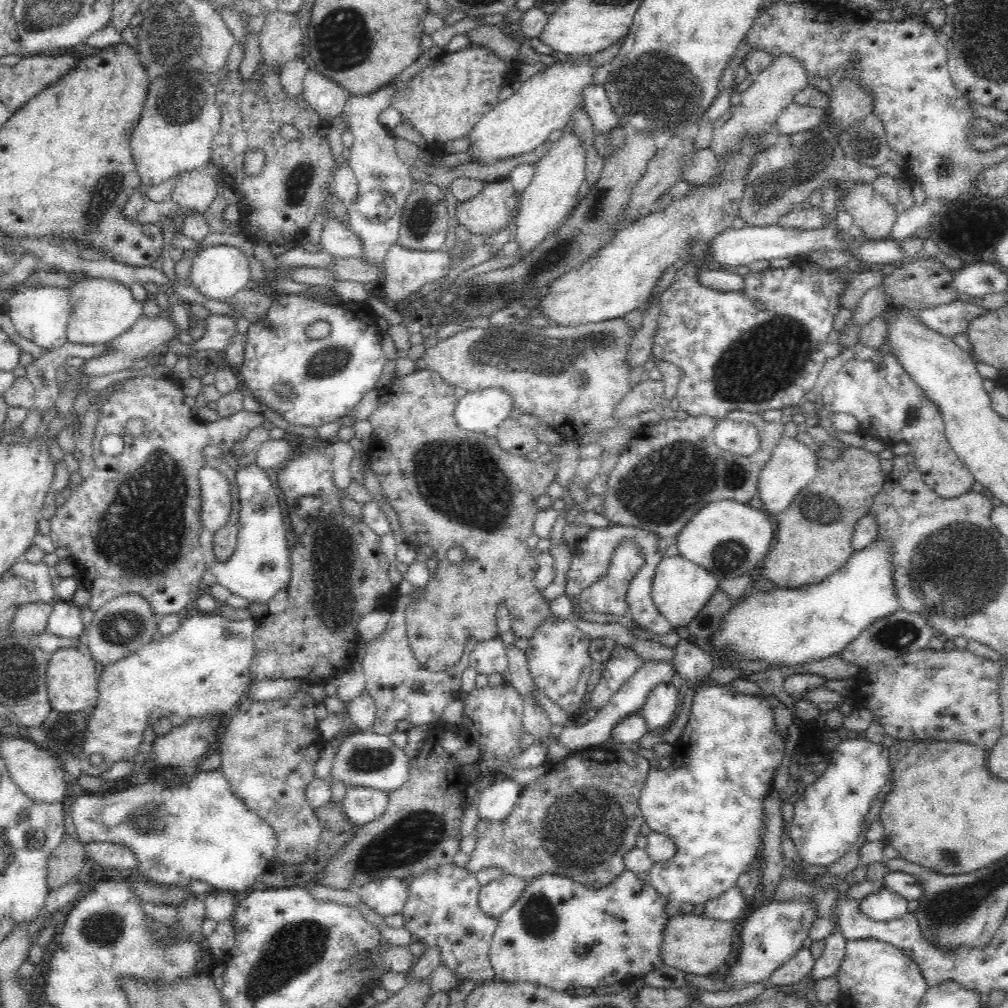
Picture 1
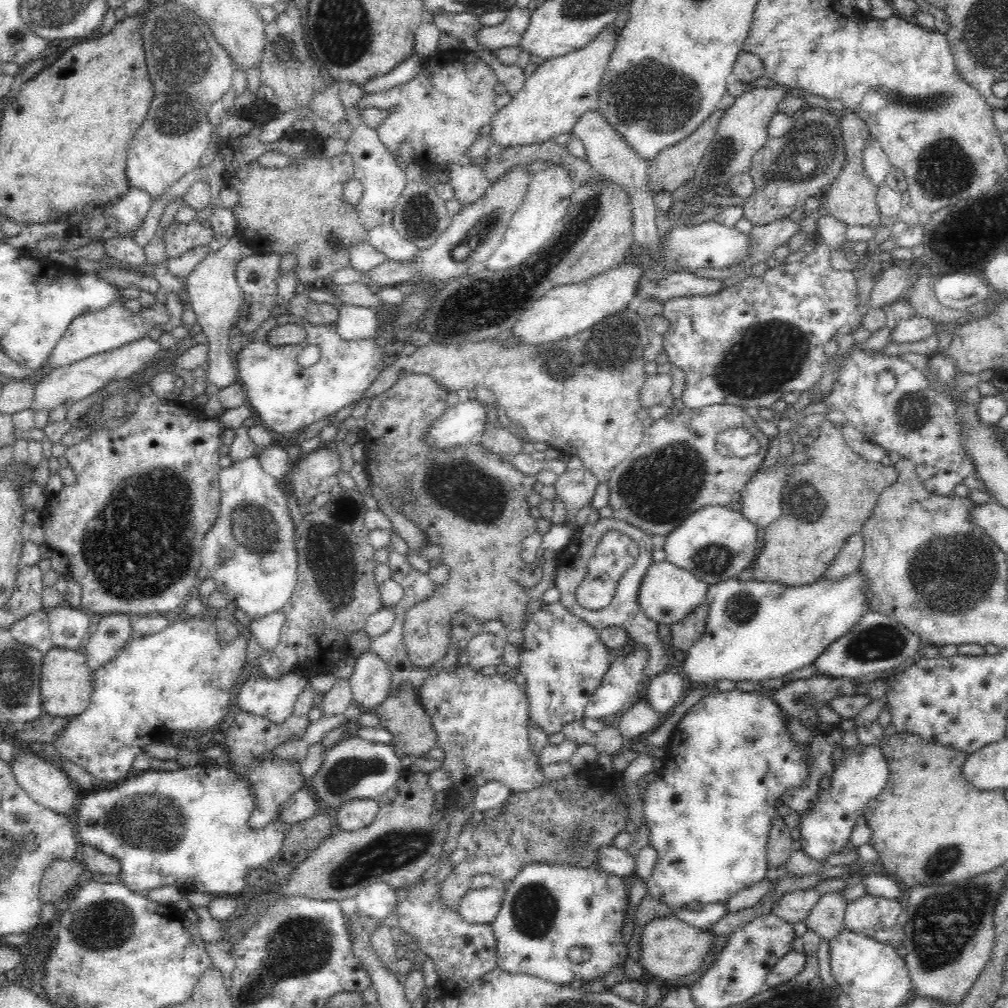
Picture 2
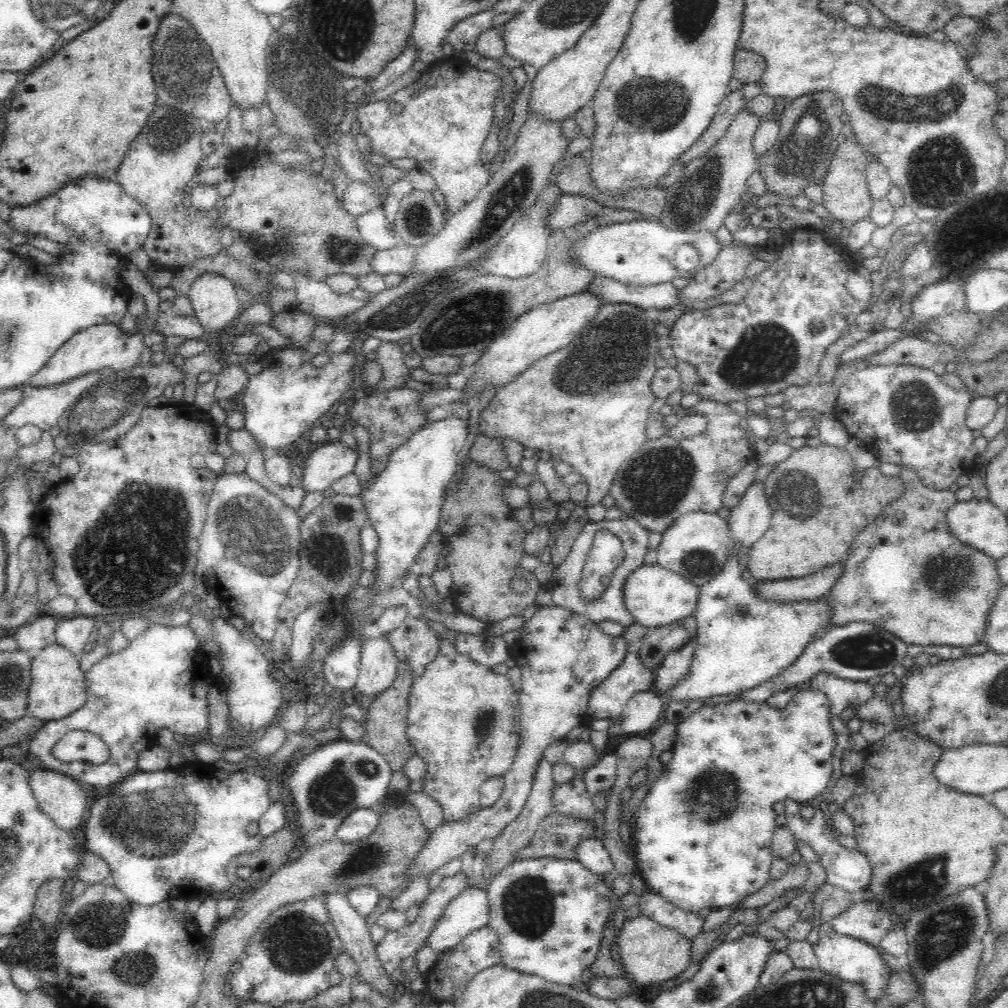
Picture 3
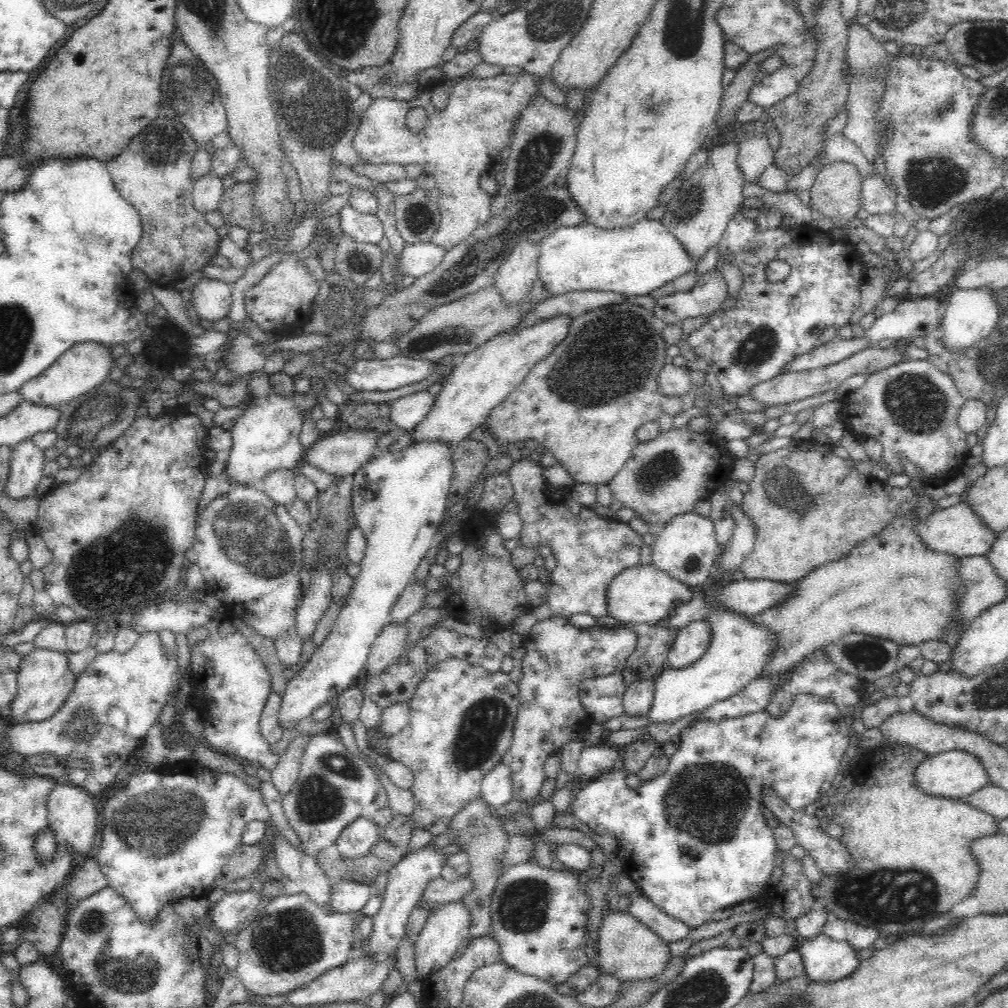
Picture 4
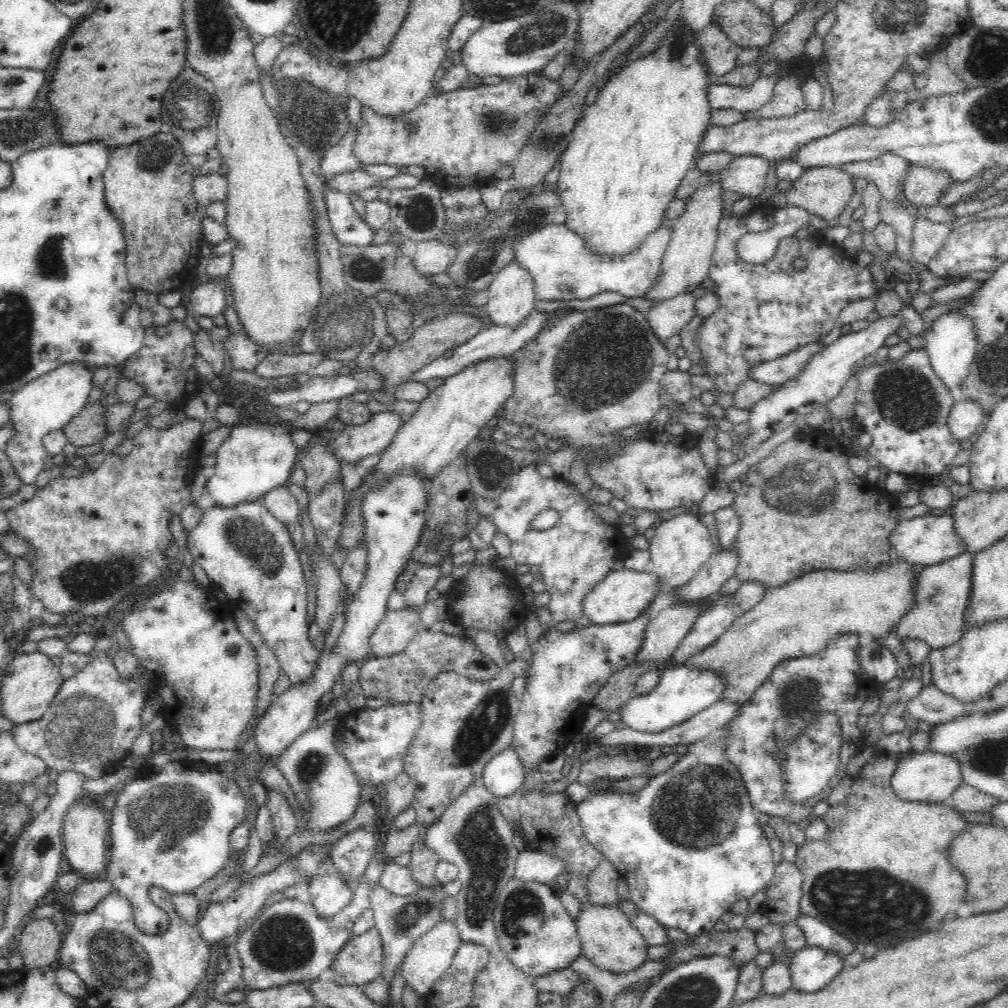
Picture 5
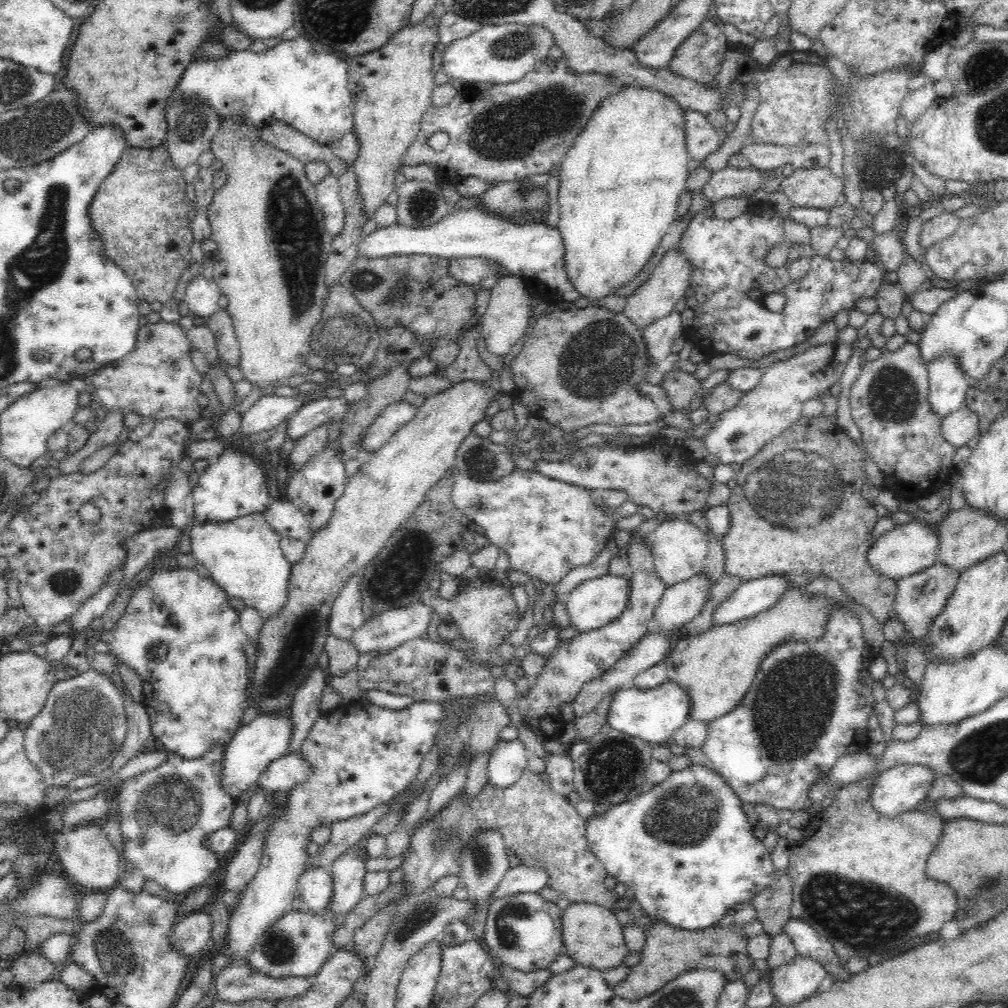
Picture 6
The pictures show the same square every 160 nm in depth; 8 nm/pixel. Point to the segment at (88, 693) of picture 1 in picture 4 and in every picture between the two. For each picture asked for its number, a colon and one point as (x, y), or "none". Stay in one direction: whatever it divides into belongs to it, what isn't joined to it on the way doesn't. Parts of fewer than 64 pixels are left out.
2: (66, 688)
3: (58, 687)
4: (44, 681)

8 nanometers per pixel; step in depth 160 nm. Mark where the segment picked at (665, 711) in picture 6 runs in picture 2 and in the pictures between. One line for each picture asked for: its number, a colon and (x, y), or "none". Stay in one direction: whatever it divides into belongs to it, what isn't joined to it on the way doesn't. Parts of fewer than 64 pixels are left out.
2: (755, 630)
3: (741, 641)
4: (739, 650)
5: (681, 692)

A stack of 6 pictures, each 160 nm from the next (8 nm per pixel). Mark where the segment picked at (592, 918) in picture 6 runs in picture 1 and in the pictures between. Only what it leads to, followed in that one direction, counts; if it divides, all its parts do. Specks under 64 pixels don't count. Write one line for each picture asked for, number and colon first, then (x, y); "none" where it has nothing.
1: (696, 945)
2: (669, 949)
3: (650, 953)
4: (627, 949)
5: (607, 938)

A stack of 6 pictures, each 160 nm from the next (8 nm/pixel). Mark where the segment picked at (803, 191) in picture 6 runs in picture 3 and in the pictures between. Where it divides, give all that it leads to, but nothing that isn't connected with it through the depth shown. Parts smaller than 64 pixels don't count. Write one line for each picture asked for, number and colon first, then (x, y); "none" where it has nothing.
3: (845, 195)
4: (835, 195)
5: (824, 191)

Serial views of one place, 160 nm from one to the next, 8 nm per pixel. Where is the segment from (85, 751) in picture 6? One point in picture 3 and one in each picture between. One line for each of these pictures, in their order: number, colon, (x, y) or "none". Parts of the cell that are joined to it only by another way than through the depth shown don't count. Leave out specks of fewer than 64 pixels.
3: (159, 681)
4: (116, 699)
5: (94, 719)

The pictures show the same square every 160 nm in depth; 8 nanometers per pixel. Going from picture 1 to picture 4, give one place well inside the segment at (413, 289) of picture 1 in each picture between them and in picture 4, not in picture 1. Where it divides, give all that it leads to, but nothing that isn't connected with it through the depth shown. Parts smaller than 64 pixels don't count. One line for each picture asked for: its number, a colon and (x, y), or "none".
2: (383, 237)
3: (373, 226)
4: (366, 228)

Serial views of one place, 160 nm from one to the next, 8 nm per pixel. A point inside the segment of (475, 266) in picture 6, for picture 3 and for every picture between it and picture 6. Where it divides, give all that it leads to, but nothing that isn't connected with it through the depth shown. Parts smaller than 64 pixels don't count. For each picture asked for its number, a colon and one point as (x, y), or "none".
3: (398, 260)
4: (418, 259)
5: (431, 257)

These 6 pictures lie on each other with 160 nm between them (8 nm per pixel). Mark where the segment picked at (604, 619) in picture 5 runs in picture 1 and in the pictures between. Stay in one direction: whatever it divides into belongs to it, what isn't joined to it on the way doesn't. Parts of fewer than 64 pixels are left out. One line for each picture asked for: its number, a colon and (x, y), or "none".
1: (680, 589)
2: (667, 594)
3: (654, 597)
4: (644, 594)

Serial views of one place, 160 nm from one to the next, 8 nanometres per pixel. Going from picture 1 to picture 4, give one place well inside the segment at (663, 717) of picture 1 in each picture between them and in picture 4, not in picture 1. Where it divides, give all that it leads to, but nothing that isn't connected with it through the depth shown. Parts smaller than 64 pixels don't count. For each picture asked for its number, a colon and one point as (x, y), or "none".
2: (663, 691)
3: (675, 665)
4: (692, 642)

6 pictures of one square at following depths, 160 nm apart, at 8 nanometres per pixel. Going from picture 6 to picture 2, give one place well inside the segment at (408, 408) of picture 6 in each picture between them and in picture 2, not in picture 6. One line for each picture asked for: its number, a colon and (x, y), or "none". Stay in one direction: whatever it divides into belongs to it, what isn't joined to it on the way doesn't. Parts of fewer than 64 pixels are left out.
2: (321, 463)
3: (327, 462)
4: (342, 454)
5: (356, 441)

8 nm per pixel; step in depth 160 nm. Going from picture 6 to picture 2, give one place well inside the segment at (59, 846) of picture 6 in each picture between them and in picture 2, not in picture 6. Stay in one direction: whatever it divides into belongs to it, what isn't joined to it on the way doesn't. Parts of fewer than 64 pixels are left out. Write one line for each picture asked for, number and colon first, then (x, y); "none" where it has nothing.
2: (48, 785)
3: (61, 797)
4: (72, 814)
5: (84, 842)

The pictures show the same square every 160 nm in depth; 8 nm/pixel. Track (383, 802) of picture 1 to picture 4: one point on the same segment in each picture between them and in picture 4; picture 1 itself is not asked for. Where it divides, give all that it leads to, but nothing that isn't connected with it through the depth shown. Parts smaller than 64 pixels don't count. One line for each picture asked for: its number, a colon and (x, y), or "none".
2: (353, 815)
3: (359, 824)
4: (358, 838)

